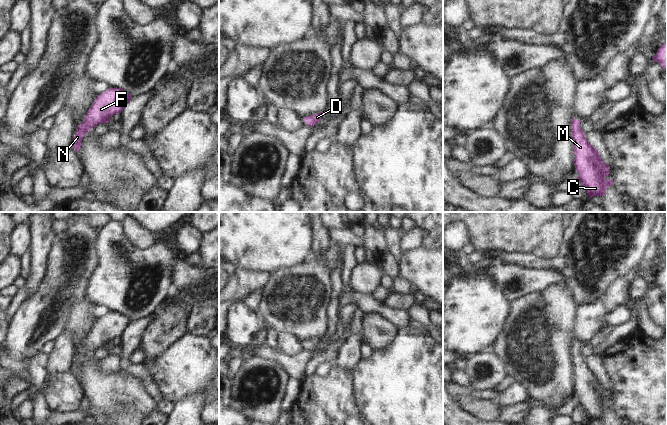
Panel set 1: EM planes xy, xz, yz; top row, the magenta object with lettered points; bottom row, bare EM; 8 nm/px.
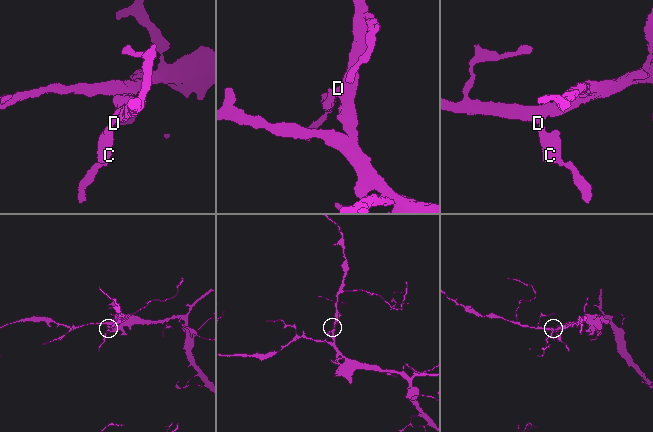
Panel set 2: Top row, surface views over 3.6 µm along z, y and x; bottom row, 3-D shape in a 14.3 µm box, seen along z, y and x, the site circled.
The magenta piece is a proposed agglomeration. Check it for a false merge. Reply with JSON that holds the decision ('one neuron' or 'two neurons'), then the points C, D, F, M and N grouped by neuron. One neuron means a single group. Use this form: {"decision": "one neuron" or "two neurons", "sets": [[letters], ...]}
{"decision": "one neuron", "sets": [["C", "D", "F", "M", "N"]]}

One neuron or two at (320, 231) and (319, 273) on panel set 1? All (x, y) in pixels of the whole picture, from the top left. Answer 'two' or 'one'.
one

